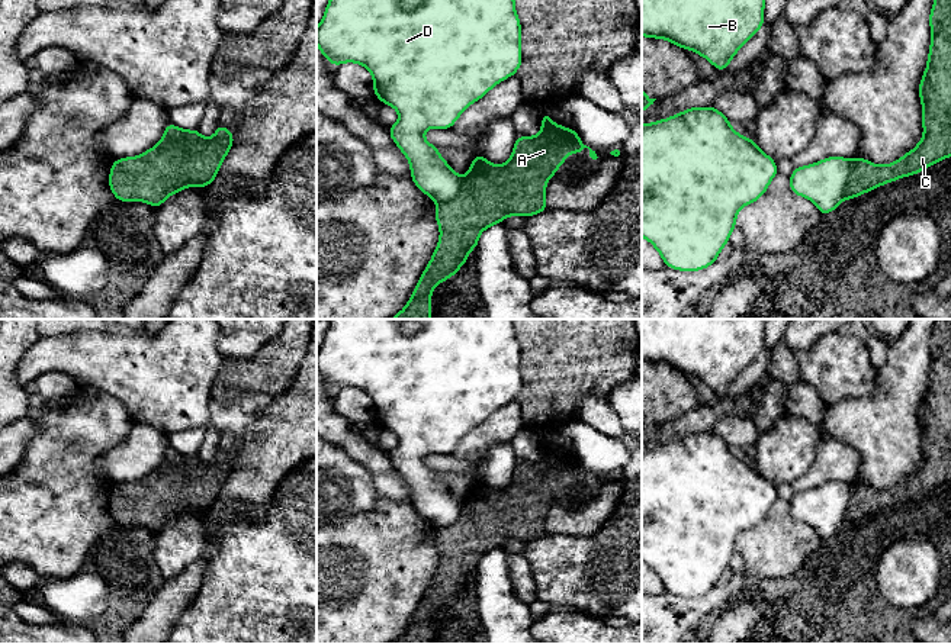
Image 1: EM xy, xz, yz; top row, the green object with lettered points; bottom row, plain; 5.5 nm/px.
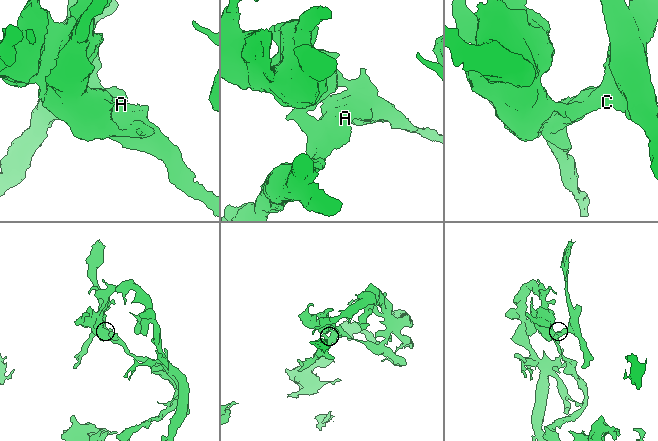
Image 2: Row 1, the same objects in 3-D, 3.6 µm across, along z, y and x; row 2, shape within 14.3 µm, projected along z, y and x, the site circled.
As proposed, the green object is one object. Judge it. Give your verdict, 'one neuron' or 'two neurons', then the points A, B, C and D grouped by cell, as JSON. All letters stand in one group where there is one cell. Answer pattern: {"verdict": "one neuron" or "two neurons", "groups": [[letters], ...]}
{"verdict": "two neurons", "groups": [["A", "C"], ["B", "D"]]}

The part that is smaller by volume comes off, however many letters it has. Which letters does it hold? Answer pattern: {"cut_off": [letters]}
{"cut_off": ["A", "C"]}

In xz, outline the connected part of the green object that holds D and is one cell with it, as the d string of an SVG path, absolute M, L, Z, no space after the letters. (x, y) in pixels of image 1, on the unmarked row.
M331 319L324 342L317 352L317 368L319 370L319 379L322 379L334 392L343 387L356 387L372 397L373 418L380 428L392 431L399 438L398 447L389 453L389 460L399 471L401 477L408 483L414 509L436 528L453 525L460 515L462 503L450 493L447 486L438 480L438 471L431 470L424 464L424 457L431 453L450 454L473 426L482 424L498 408L515 400L523 383L521 350L515 338L514 319Z

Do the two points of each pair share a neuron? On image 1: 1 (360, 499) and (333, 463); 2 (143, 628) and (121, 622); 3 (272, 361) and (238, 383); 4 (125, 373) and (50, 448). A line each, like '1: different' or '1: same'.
1: same
2: different
3: same
4: different

